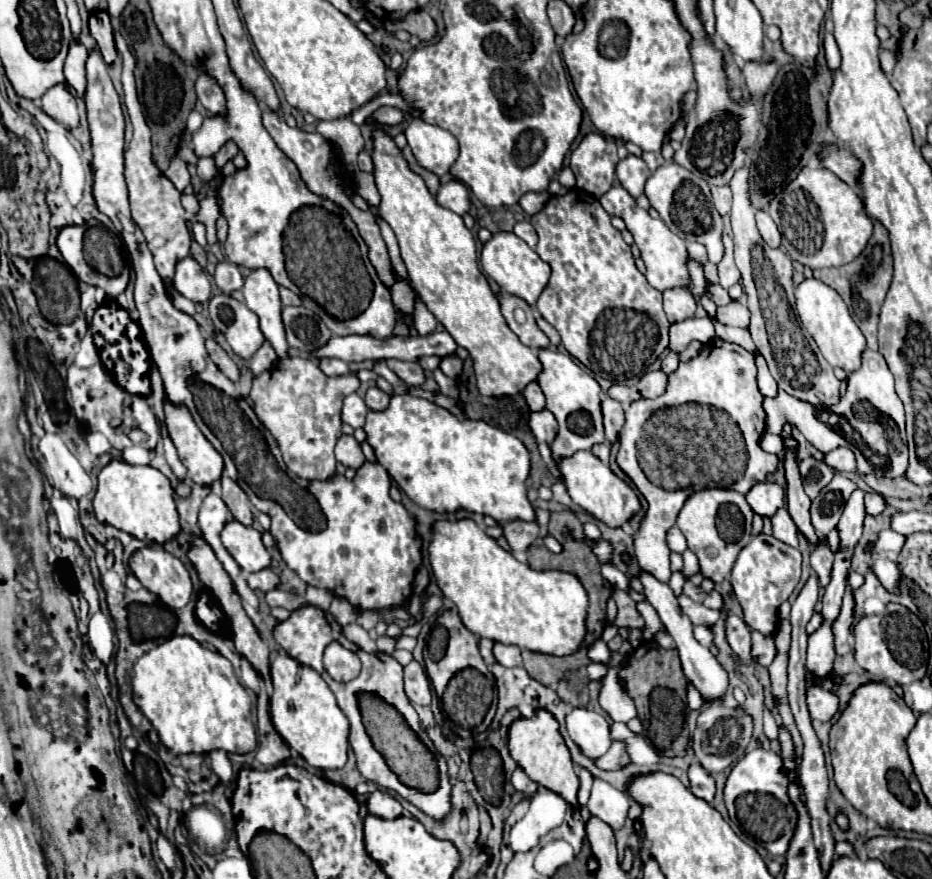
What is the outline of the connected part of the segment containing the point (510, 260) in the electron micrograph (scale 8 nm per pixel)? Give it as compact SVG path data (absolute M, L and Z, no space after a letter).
M495 233L481 251L481 267L483 273L489 275L491 279L497 281L497 285L513 297L519 297L523 301L527 301L529 305L535 305L539 295L543 293L543 289L549 283L551 277L551 267L541 261L541 257L523 241L519 239L515 233Z

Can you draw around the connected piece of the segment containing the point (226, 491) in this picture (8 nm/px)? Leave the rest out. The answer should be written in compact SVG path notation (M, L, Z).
M229 477L221 479L221 487L223 487L223 501L229 507L233 519L237 519L245 527L251 527L253 511L251 511L251 503L249 503L249 497L245 495L245 491Z

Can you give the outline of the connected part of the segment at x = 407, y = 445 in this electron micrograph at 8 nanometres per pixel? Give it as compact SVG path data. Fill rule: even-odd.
M393 395L385 411L367 413L365 423L367 443L373 447L377 461L387 469L387 473L397 481L397 485L407 493L407 497L437 513L455 513L457 509L475 511L493 517L497 523L507 523L515 519L535 521L535 511L527 499L525 479L529 475L529 451L511 433L487 425L485 421L459 419L447 409L411 395Z

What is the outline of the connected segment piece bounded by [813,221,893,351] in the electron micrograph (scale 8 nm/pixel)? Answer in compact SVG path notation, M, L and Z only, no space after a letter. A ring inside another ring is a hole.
M875 221L873 235L871 235L867 247L863 249L863 253L855 261L851 261L847 265L841 265L841 267L815 269L813 277L821 279L829 287L833 287L845 299L845 303L851 311L851 317L855 319L855 323L859 325L859 329L863 331L863 335L867 339L867 349L877 351L879 309L883 305L885 293L887 293L891 277L893 277L893 259L891 259L891 249L889 249L889 237L887 237L887 231L883 229L883 225L879 221Z

